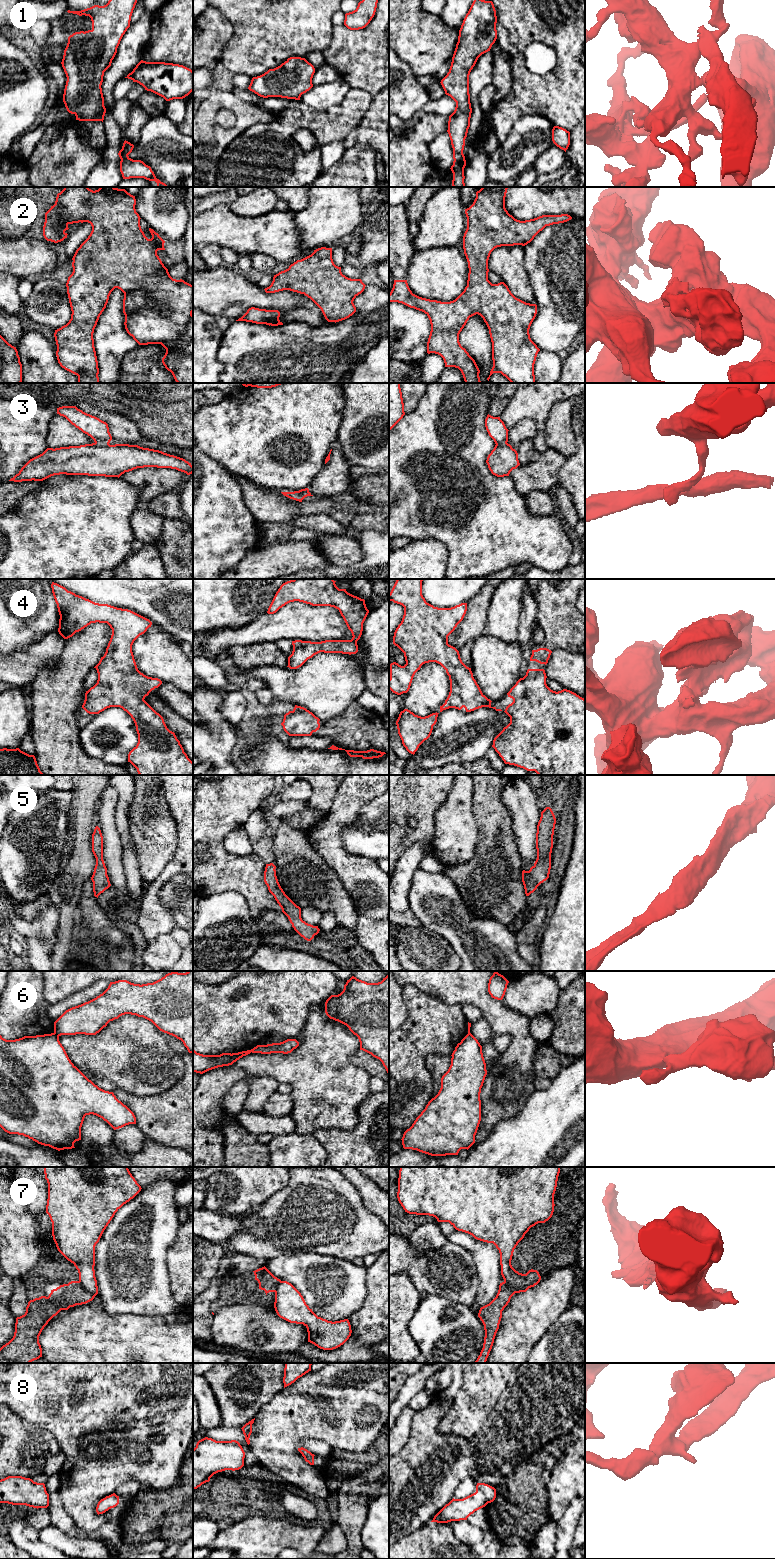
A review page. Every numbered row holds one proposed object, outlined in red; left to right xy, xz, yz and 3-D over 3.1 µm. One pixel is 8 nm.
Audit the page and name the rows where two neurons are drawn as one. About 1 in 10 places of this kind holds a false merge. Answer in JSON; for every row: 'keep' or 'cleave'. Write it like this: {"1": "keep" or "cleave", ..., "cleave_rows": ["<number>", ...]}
{"1": "keep", "2": "keep", "3": "cleave", "4": "keep", "5": "keep", "6": "cleave", "7": "cleave", "8": "keep", "cleave_rows": ["3", "6", "7"]}

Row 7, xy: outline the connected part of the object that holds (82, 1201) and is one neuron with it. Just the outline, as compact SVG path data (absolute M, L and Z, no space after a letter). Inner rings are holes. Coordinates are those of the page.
M44 1167L44 1174L48 1183L46 1213L52 1222L53 1240L78 1270L81 1285L96 1296L95 1246L115 1213L142 1188L128 1167Z

